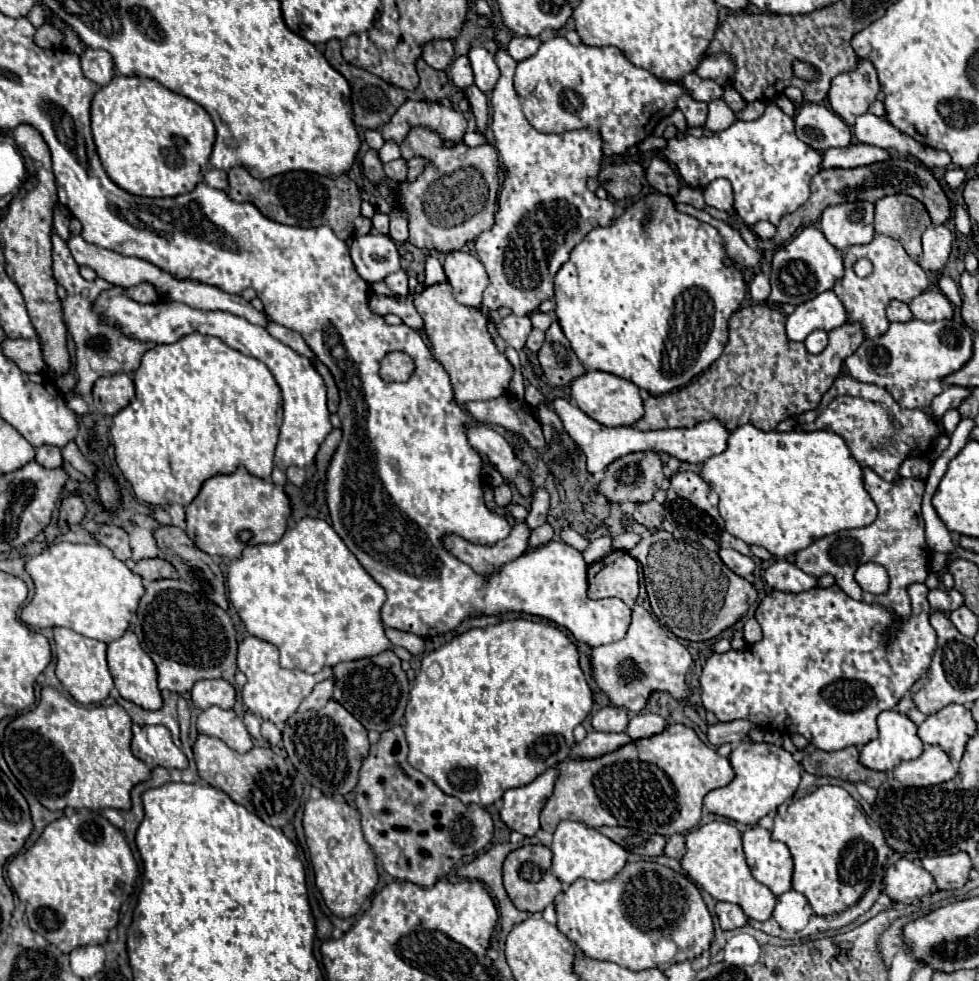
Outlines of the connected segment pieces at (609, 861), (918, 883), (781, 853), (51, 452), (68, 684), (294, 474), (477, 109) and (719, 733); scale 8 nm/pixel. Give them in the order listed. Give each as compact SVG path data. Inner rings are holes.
M563 820L559 822L555 834L553 834L553 866L551 872L565 884L575 882L577 878L587 878L595 882L603 882L617 874L625 862L627 862L627 852L607 836L603 836L597 828L587 826L579 820Z
M901 858L887 868L883 878L883 892L893 902L911 904L929 894L933 884L933 876L923 866L915 866L911 860Z
M753 826L749 830L743 832L743 850L745 850L745 858L751 866L753 876L769 886L773 890L775 896L791 890L791 878L793 878L793 856L789 852L789 848L777 840L771 838L771 830L763 828L763 826Z
M41 446L37 448L37 454L35 454L35 460L45 466L45 468L57 468L63 464L63 458L61 458L61 450L57 446Z
M55 628L55 644L57 644L57 666L55 674L61 680L63 688L79 702L79 704L95 704L109 696L113 688L113 678L107 666L107 644L101 640L93 640L81 636L69 628Z
M289 466L289 468L285 470L285 474L287 474L287 478L289 478L295 486L303 486L305 480L307 480L307 472L305 472L303 468L297 468L297 466Z
M473 84L469 88L463 90L463 94L467 96L469 104L471 104L471 112L475 116L475 122L477 122L477 130L483 132L485 126L487 126L487 98L485 94Z
M733 720L733 722L717 722L709 726L707 738L713 746L721 746L725 742L741 742L747 738L747 732L753 728L749 720Z

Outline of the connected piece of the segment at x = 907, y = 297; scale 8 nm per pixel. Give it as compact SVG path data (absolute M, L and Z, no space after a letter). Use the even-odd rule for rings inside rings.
M875 234L875 238L865 246L847 248L843 252L843 264L845 264L845 276L835 284L833 290L837 292L837 296L841 298L841 302L845 304L845 308L849 312L847 322L859 320L869 338L877 338L887 330L889 320L885 316L885 308L893 298L903 300L903 302L911 302L929 284L923 268L907 256L907 252L903 250L903 246L897 240L893 240L891 236L885 236L885 234ZM857 258L869 258L873 262L873 272L867 278L855 276L853 262Z

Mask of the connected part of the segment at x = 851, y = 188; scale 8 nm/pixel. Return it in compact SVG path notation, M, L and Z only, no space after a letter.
M885 160L885 162L875 162L871 166L861 166L861 168L851 168L851 170L843 170L843 168L833 168L833 170L821 170L811 184L811 198L797 210L791 214L785 214L781 218L781 222L777 224L777 234L773 236L775 244L783 244L787 242L797 230L799 226L807 226L807 224L815 224L821 218L821 212L827 206L835 206L835 204L845 204L845 202L855 202L855 200L865 200L865 202L877 202L887 194L909 194L917 200L921 200L933 220L933 224L945 224L947 218L951 216L949 212L949 200L943 192L943 188L939 186L939 182L935 180L935 176L923 166L923 164L915 164L911 160Z

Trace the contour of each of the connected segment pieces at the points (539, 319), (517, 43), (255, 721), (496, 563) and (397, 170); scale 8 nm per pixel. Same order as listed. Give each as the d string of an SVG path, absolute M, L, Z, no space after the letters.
M535 310L529 318L531 318L531 322L533 322L533 328L537 328L537 330L547 330L549 324L551 324L551 320L553 320L551 314L543 314L543 312L539 312L539 310Z
M515 36L509 46L507 46L507 52L513 56L513 60L521 62L529 56L533 56L541 46L541 38L531 38L531 36Z
M245 714L243 720L245 720L245 726L247 726L247 732L249 732L255 740L263 740L263 738L261 738L261 732L259 732L259 724L261 724L259 718L253 716L253 714Z
M515 524L505 540L491 546L477 546L459 536L447 536L445 548L455 554L461 562L469 564L477 574L491 576L497 574L507 562L513 562L527 550L529 528L525 524Z
M402 158L391 161L385 164L385 174L395 180L395 182L401 182L407 178L407 166L406 161Z

